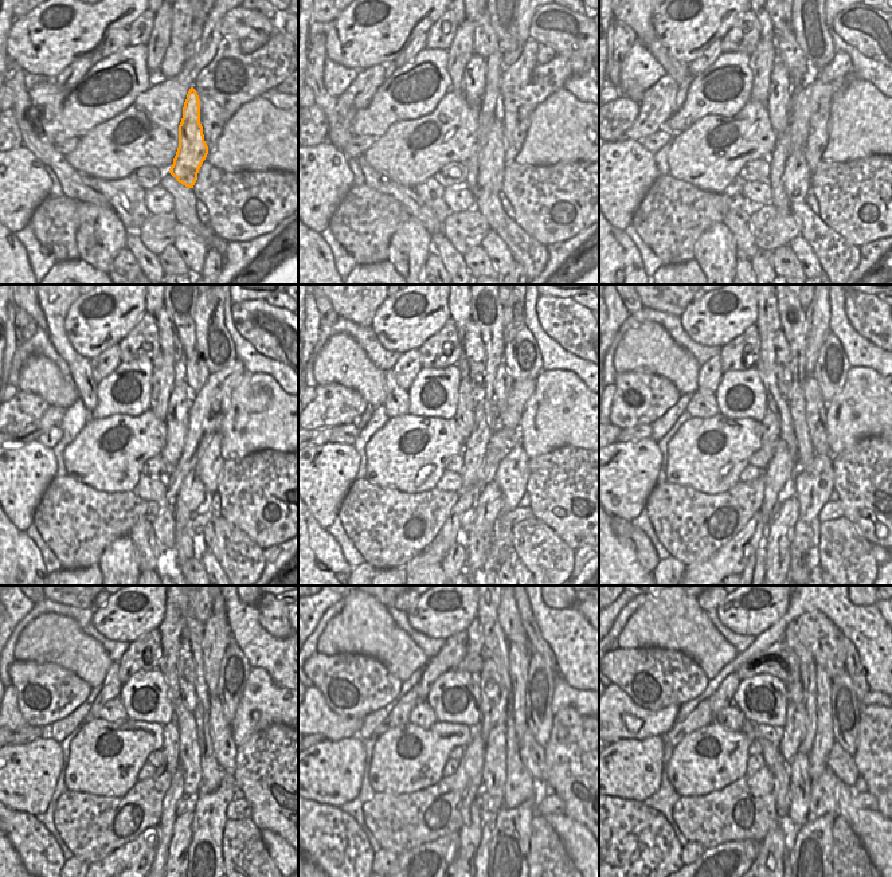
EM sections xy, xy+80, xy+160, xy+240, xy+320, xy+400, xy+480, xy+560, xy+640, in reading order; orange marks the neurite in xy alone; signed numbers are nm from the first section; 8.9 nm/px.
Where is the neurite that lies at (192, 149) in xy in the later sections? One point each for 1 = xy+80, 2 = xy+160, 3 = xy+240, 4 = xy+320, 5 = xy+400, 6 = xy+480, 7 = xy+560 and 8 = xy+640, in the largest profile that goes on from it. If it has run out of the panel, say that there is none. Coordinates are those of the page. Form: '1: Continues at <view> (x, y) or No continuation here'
1: Continues at xy+80 (492, 159)
2: Continues at xy+160 (797, 175)
3: Continues at xy+240 (192, 493)
4: Continues at xy+320 (480, 536)
5: Continues at xy+400 (778, 541)
6: Continues at xy+480 (182, 834)
7: Continues at xy+560 (481, 858)
8: Continues at xy+640 (786, 857)

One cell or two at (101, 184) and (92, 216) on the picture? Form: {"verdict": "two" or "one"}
{"verdict": "two"}

